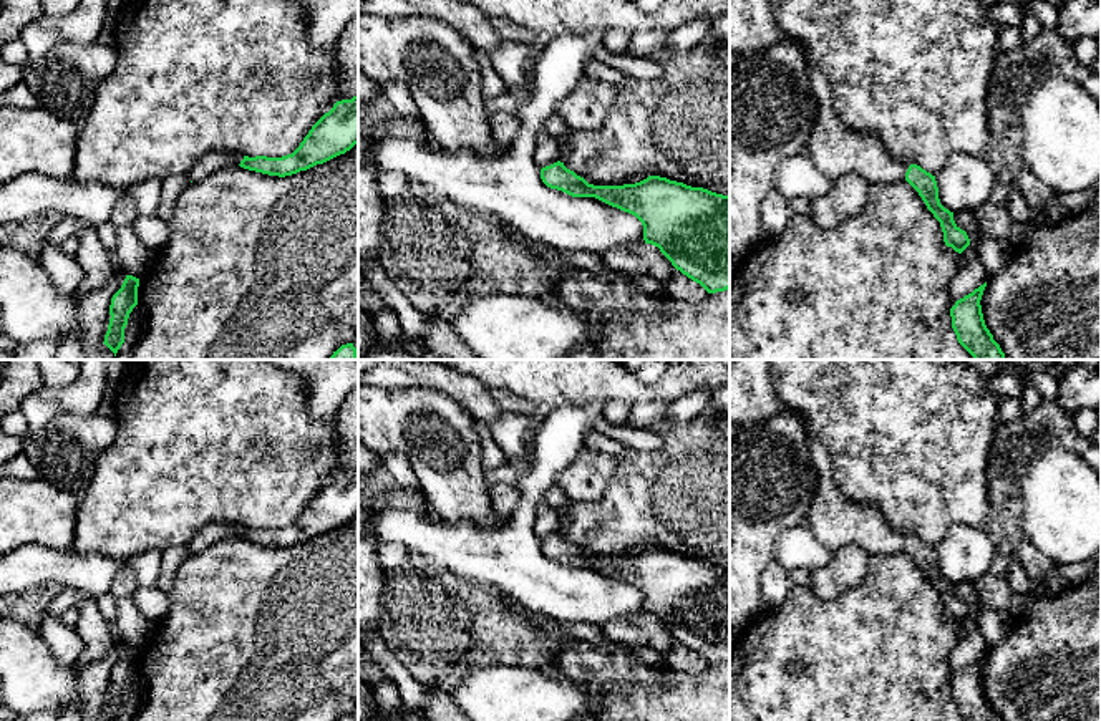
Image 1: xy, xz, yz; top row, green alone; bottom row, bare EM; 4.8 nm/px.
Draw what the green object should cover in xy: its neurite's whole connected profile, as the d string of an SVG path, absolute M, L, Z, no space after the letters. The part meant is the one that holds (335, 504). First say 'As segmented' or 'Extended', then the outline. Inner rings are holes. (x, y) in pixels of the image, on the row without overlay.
Extended. M358 466L352 471L337 472L333 479L312 497L292 525L282 529L249 529L232 522L211 522L192 537L187 549L192 554L199 554L230 537L285 549L345 525L355 515L358 515Z

